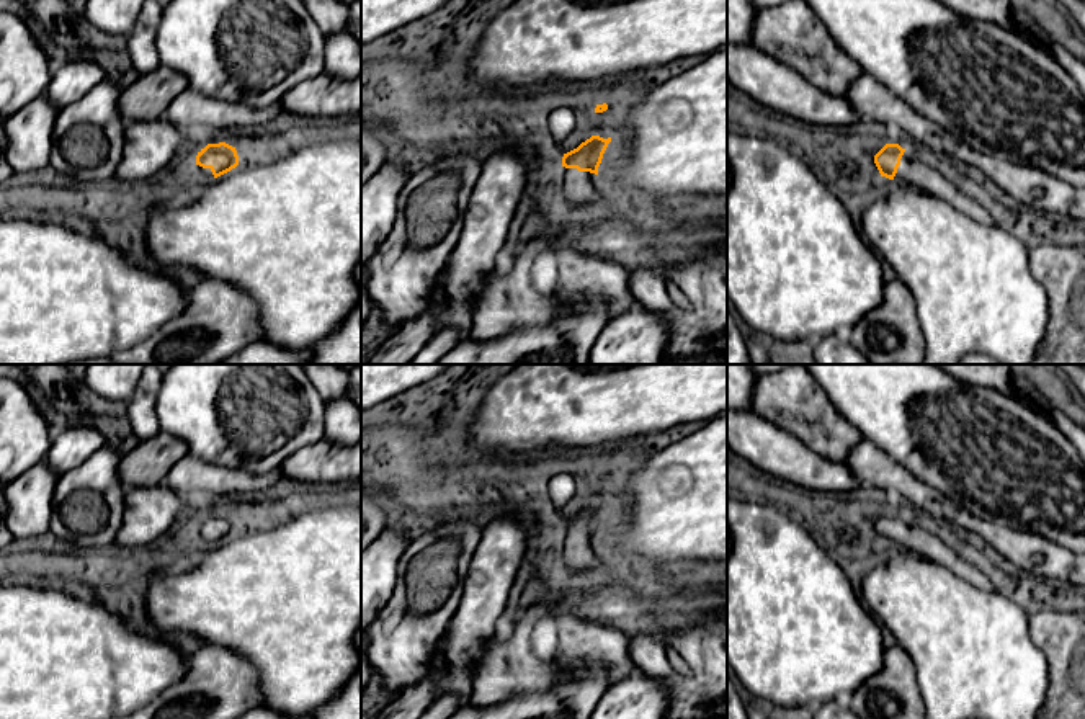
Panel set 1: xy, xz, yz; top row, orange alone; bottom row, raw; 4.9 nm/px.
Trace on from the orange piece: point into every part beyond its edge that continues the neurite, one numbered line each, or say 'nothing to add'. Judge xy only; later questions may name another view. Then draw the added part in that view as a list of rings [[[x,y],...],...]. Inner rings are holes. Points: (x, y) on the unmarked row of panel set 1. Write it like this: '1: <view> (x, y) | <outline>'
1: xy (205, 540) | [[[194,529],[194,539],[198,541],[198,544],[201,547],[214,546],[214,541],[212,541],[211,534],[203,534],[203,533],[196,531],[196,529]]]

